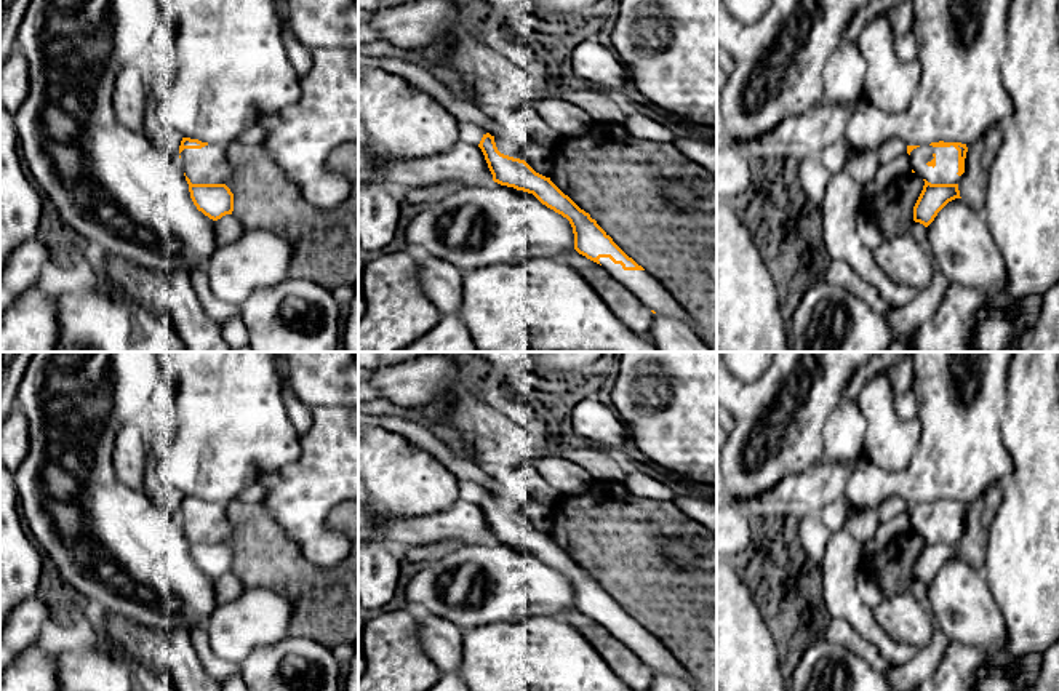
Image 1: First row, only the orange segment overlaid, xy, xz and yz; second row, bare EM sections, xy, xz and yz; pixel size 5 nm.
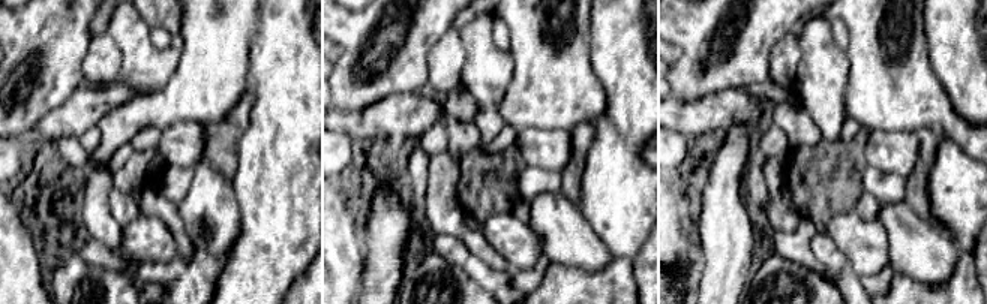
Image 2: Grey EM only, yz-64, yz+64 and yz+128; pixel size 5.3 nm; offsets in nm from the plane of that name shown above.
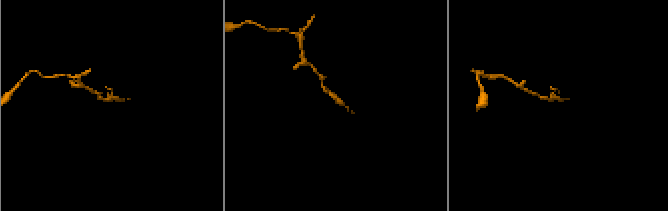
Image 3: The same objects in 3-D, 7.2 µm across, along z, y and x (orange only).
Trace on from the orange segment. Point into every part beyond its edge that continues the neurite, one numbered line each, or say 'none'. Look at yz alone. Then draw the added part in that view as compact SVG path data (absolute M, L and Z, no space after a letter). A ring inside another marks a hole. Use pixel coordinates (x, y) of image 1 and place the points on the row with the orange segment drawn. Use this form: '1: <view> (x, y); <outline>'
1: yz (946, 168); M920 146L910 152L910 166L917 176L931 184L958 184L958 150L950 147Z

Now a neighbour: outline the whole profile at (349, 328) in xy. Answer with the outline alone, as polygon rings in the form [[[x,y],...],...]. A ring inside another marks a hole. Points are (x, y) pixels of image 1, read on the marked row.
[[[358,293],[355,301],[344,312],[341,323],[341,349],[344,352],[358,352]]]

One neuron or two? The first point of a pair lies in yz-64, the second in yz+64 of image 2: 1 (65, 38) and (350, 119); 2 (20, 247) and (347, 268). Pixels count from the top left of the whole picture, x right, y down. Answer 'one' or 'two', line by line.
1: two
2: one

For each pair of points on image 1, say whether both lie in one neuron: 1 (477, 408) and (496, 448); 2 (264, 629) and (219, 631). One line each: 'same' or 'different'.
1: same
2: same

